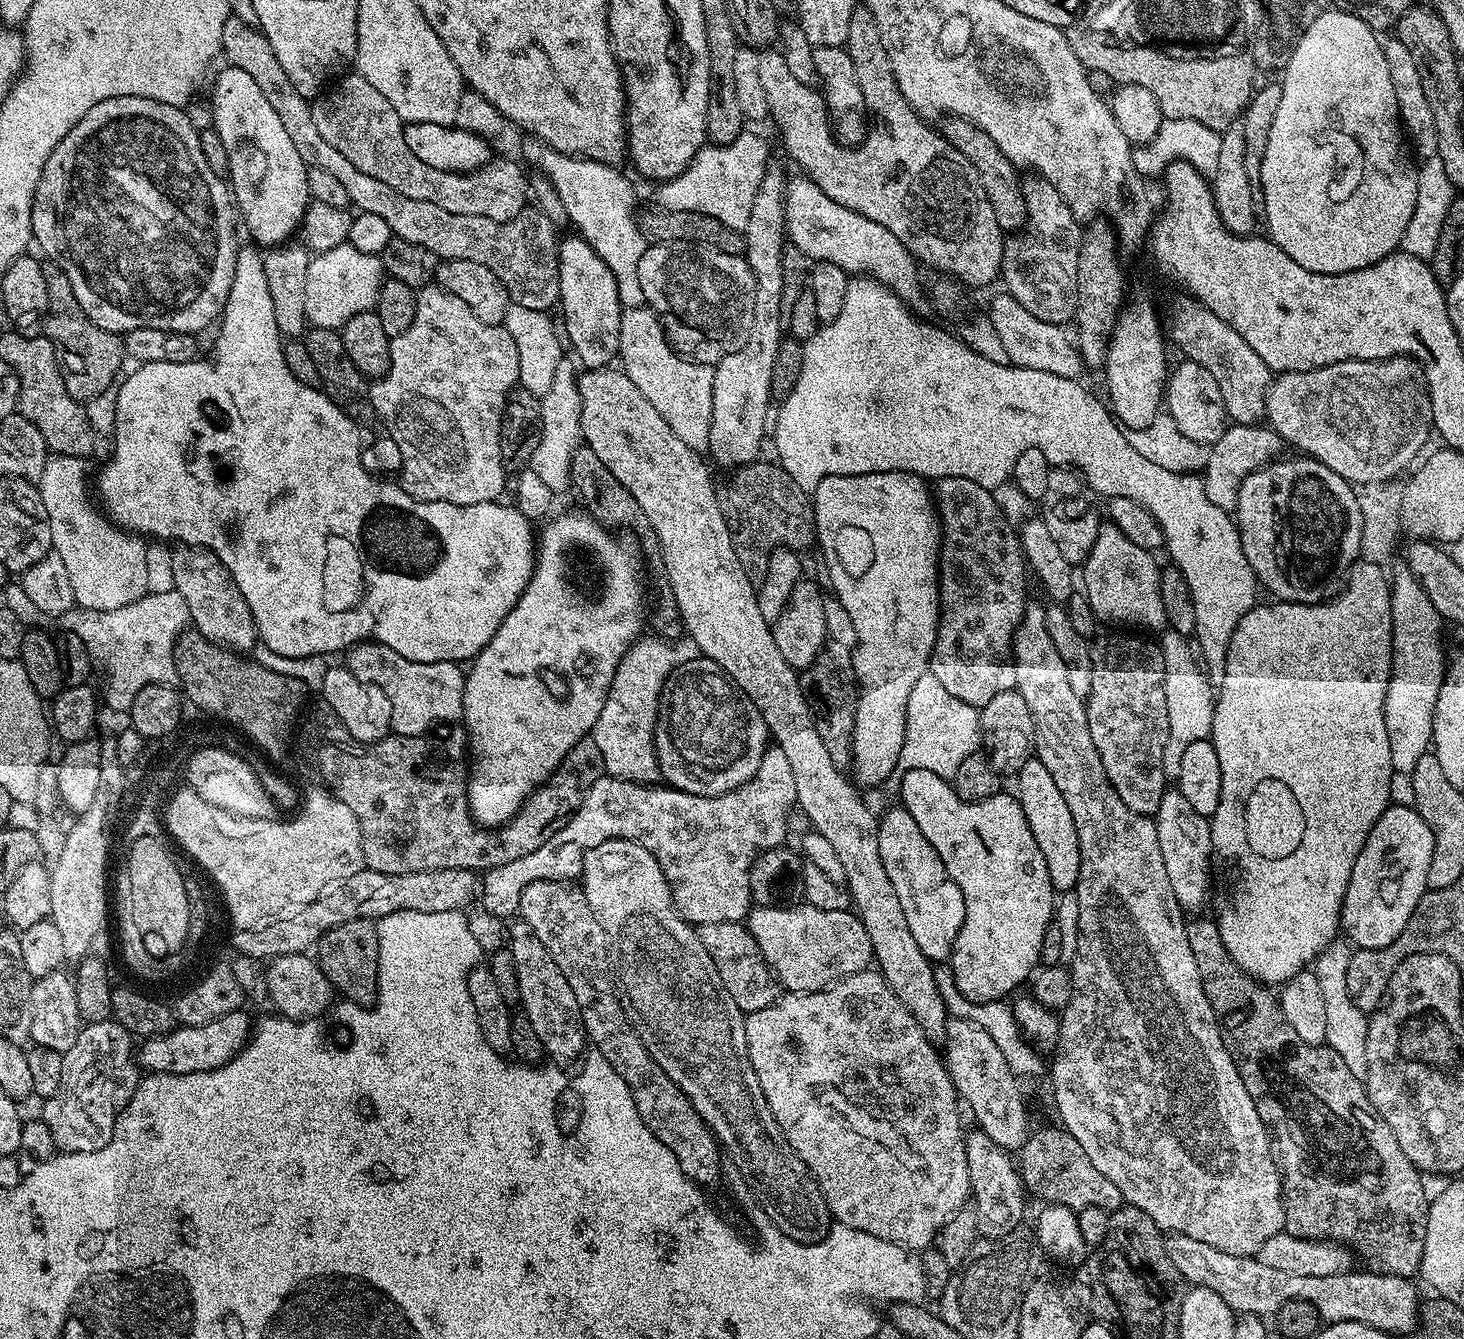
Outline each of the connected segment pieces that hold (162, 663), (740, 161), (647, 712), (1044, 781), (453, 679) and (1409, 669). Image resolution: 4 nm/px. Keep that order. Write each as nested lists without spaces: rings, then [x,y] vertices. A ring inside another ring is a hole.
[[[175,590],[149,591],[147,596],[130,602],[130,606],[118,606],[118,610],[90,610],[73,606],[58,618],[59,627],[66,632],[78,634],[86,642],[93,661],[104,663],[108,685],[102,688],[102,700],[116,712],[127,713],[134,702],[134,694],[148,684],[177,683],[174,666],[174,646],[180,633],[189,627],[186,598]]]
[[[751,130],[741,132],[740,136],[729,144],[705,143],[704,147],[698,150],[698,154],[694,154],[682,174],[678,174],[673,180],[663,181],[657,187],[660,188],[656,192],[656,200],[660,203],[657,205],[666,205],[667,210],[694,210],[698,214],[710,214],[710,218],[718,218],[718,222],[726,222],[726,226],[743,233],[746,222],[750,222],[750,208],[754,206],[758,186],[769,167],[768,144]]]
[[[652,634],[646,636],[637,639],[621,658],[612,679],[612,688],[602,706],[602,714],[598,714],[598,722],[590,733],[598,742],[598,750],[602,750],[605,773],[617,776],[620,780],[634,780],[638,784],[648,784],[660,776],[660,766],[656,762],[656,715],[660,705],[660,691],[663,690],[673,668],[701,655],[700,647],[690,638],[663,641]]]
[[[1028,759],[1020,767],[1015,780],[1017,788],[1015,791],[1026,814],[1026,822],[1034,834],[1034,842],[1038,842],[1038,850],[1042,850],[1042,858],[1046,858],[1046,870],[1050,874],[1052,887],[1057,893],[1071,893],[1080,877],[1080,843],[1074,830],[1070,806],[1066,806],[1066,798],[1062,798],[1058,782],[1050,778],[1050,770],[1046,770],[1046,766],[1042,766],[1040,760]]]
[[[361,642],[347,649],[346,666],[358,678],[378,686],[390,698],[392,711],[391,731],[397,736],[423,736],[435,724],[448,726],[459,721],[464,714],[464,681],[465,673],[461,672],[459,663],[443,660],[427,664],[410,662],[402,658],[398,650],[375,642]],[[452,720],[452,721],[451,721]]]
[[[1400,566],[1395,574],[1392,574],[1390,582],[1391,587],[1391,678],[1387,684],[1386,690],[1386,702],[1383,703],[1383,717],[1386,723],[1387,737],[1390,743],[1390,758],[1393,771],[1398,773],[1406,773],[1411,775],[1414,766],[1418,764],[1419,758],[1430,750],[1432,741],[1433,730],[1433,714],[1436,712],[1436,704],[1438,694],[1441,692],[1441,686],[1444,684],[1444,674],[1446,671],[1446,659],[1444,660],[1444,654],[1442,652],[1442,646],[1438,642],[1440,638],[1440,624],[1442,625],[1442,618],[1438,612],[1434,609],[1434,604],[1430,602],[1429,596],[1421,588],[1421,584],[1417,582],[1416,576],[1406,566]]]

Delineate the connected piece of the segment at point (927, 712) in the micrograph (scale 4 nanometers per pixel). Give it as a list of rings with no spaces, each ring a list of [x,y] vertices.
[[[931,670],[924,672],[922,678],[914,682],[914,690],[910,690],[910,698],[906,702],[905,738],[897,769],[904,772],[930,770],[930,774],[938,774],[943,780],[951,781],[952,776],[958,774],[958,766],[962,766],[970,754],[977,752],[981,744],[979,711],[962,702],[962,698],[954,698],[954,694],[934,678]]]

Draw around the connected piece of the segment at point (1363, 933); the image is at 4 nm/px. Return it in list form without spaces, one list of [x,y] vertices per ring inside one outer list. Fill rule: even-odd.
[[[1389,803],[1382,818],[1374,822],[1374,830],[1370,830],[1358,854],[1358,862],[1354,862],[1354,870],[1350,874],[1350,882],[1344,895],[1343,910],[1340,912],[1341,929],[1353,945],[1359,949],[1384,948],[1401,933],[1413,913],[1414,906],[1428,890],[1428,871],[1433,854],[1434,834],[1430,834],[1430,826],[1426,826],[1415,807],[1407,808]]]

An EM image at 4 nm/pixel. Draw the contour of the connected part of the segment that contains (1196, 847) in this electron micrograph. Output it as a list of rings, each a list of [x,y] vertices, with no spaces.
[[[1168,790],[1160,800],[1154,819],[1162,862],[1166,865],[1166,874],[1170,874],[1170,890],[1174,890],[1174,898],[1185,913],[1199,913],[1196,911],[1208,900],[1208,867],[1214,861],[1209,817],[1198,814],[1179,790]]]

